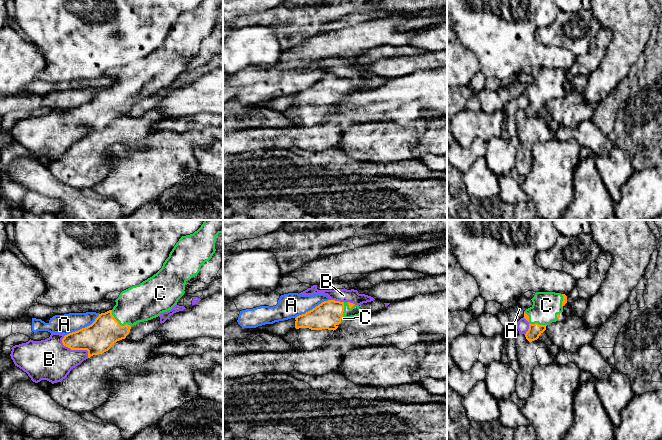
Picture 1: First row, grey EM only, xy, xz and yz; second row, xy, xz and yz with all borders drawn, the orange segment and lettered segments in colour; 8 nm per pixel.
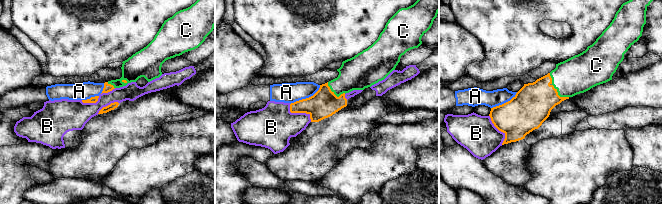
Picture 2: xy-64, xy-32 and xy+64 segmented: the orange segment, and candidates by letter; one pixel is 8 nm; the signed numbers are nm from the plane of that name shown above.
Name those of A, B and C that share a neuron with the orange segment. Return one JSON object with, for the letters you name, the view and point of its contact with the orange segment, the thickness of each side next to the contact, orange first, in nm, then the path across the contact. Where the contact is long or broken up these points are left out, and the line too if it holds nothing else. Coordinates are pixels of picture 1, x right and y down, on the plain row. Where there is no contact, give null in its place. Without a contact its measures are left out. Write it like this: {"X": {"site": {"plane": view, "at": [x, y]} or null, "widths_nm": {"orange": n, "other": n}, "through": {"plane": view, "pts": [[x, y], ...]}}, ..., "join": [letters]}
{"C": {"site": {"plane": "xy", "at": [118, 99]}, "widths_nm": {"orange": 260, "other": 300}}, "join": ["C"]}

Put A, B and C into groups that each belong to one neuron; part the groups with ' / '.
A / B / C

